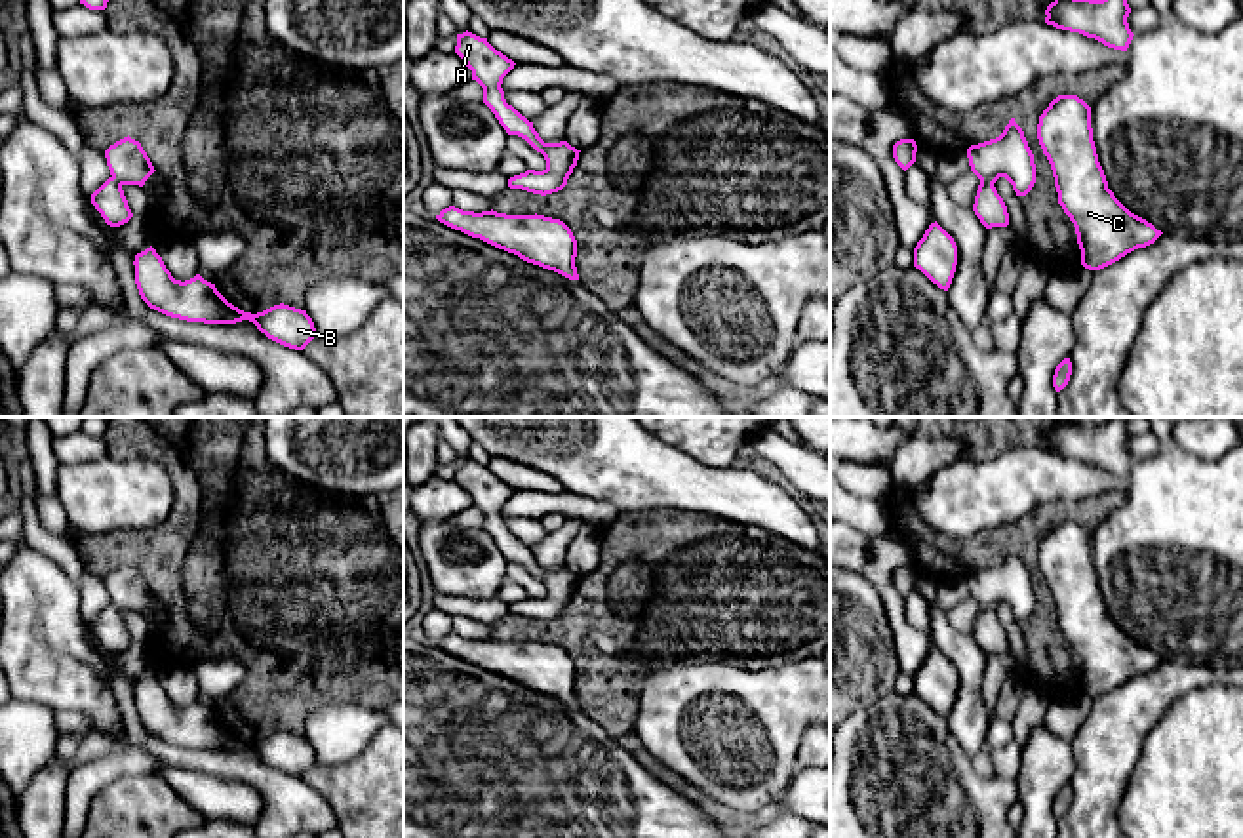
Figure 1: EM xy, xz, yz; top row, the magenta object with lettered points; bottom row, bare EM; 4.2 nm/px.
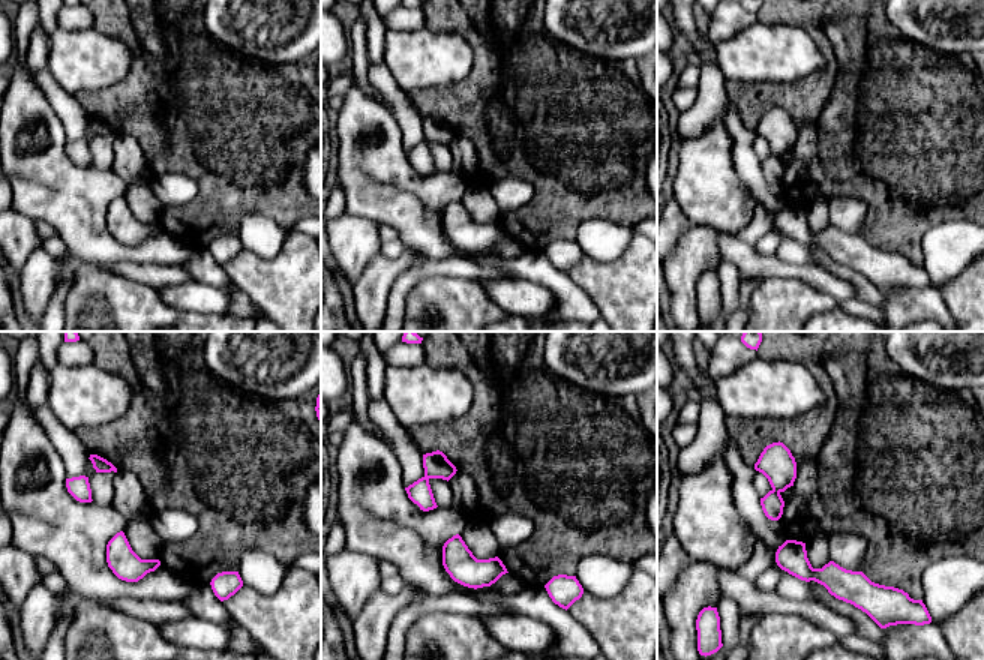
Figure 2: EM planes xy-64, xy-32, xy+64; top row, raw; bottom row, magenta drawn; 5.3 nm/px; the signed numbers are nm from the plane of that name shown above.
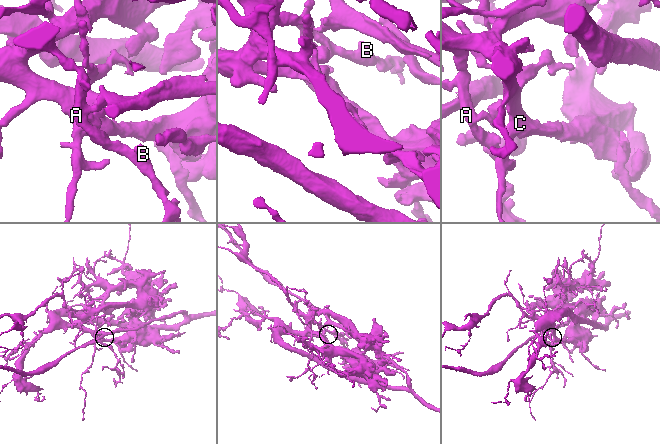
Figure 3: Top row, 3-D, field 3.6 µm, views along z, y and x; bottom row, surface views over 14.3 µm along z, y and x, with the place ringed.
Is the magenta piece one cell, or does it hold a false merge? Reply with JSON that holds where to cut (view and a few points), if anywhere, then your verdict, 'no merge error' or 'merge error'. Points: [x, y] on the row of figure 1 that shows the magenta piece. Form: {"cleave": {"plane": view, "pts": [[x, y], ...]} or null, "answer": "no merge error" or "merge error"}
{"cleave": {"plane": "yz", "pts": [[981, 179], [992, 183]]}, "answer": "merge error"}

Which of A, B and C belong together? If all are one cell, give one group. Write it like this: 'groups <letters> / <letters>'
groups A B / C

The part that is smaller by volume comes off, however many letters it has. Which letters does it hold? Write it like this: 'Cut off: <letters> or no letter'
Cut off: A, B

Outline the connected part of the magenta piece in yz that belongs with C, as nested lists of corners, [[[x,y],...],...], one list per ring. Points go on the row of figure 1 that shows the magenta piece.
[[[1077,95],[1053,99],[1039,116],[1037,139],[1053,170],[1058,204],[1075,227],[1085,269],[1100,270],[1127,253],[1154,244],[1163,234],[1146,219],[1131,213],[1108,189],[1093,141],[1091,107],[1083,99]]]

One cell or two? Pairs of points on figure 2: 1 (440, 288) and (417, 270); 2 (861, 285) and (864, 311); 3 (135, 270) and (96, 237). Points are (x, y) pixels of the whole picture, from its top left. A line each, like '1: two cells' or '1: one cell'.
1: two cells
2: two cells
3: two cells

